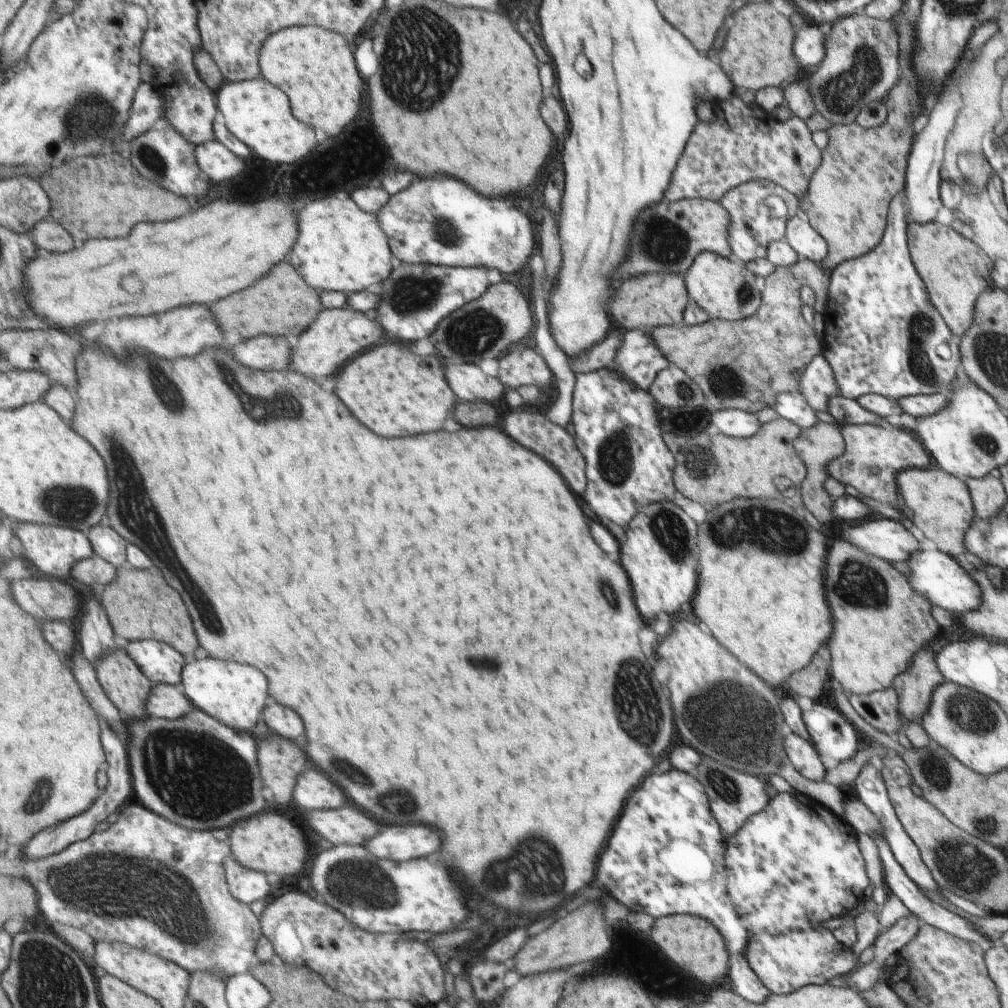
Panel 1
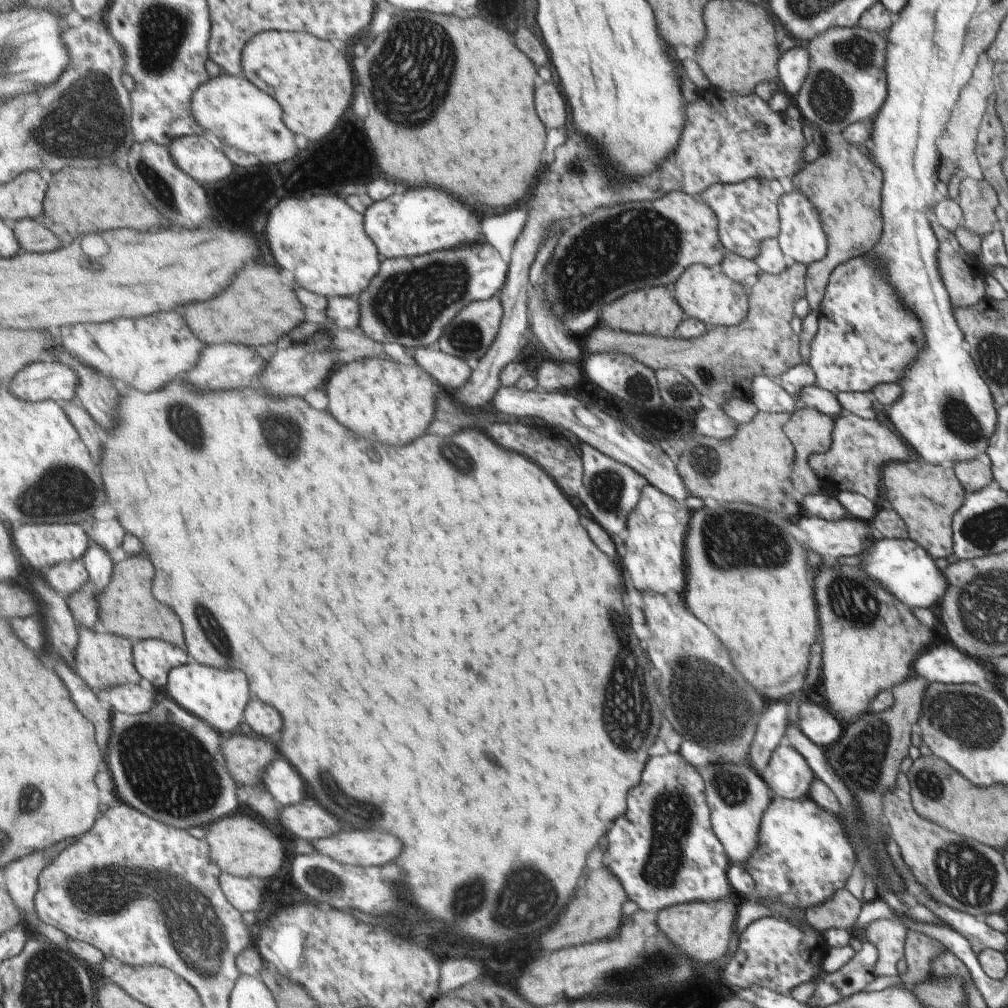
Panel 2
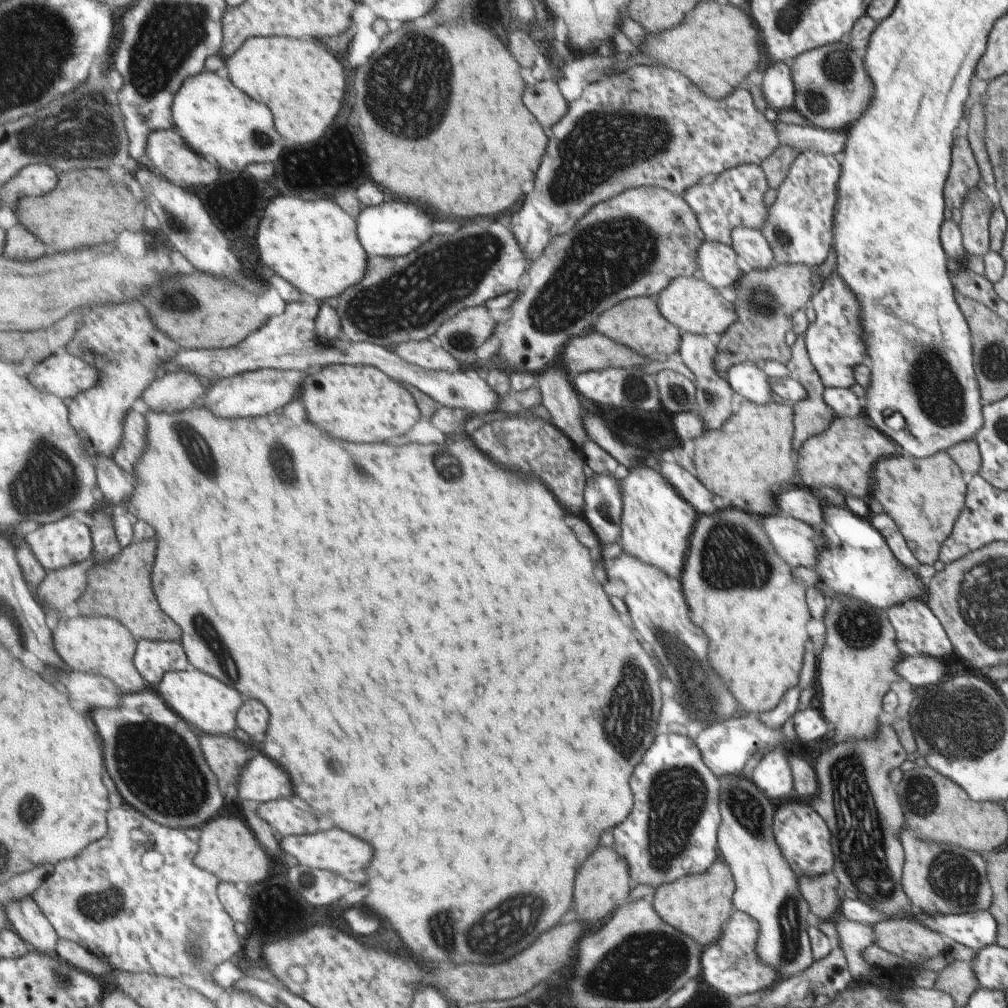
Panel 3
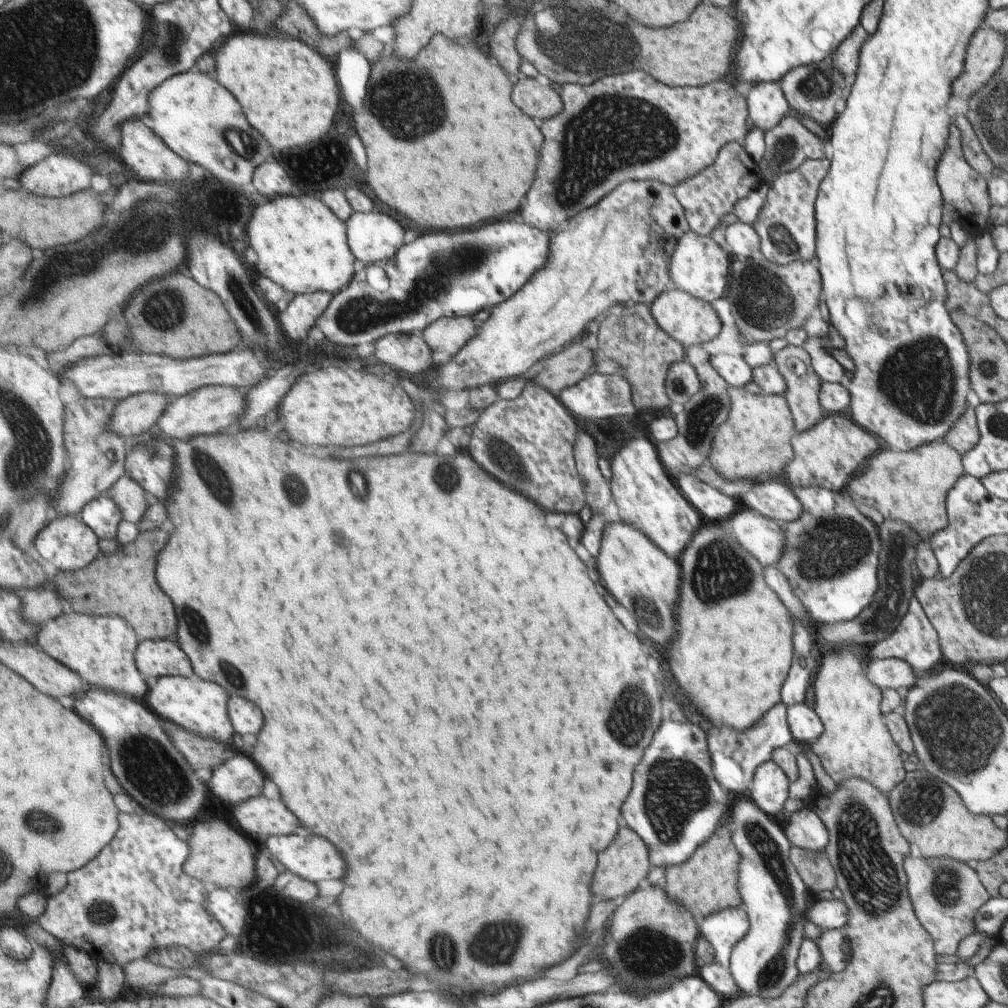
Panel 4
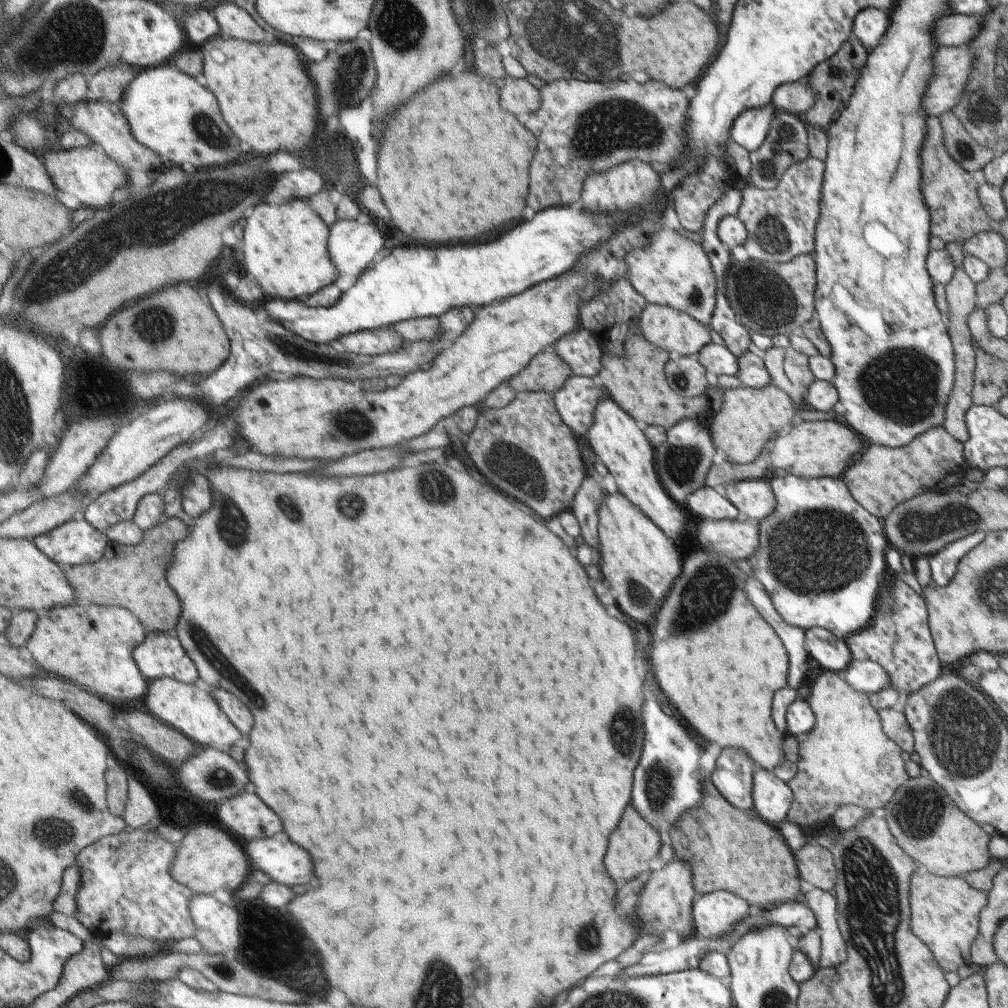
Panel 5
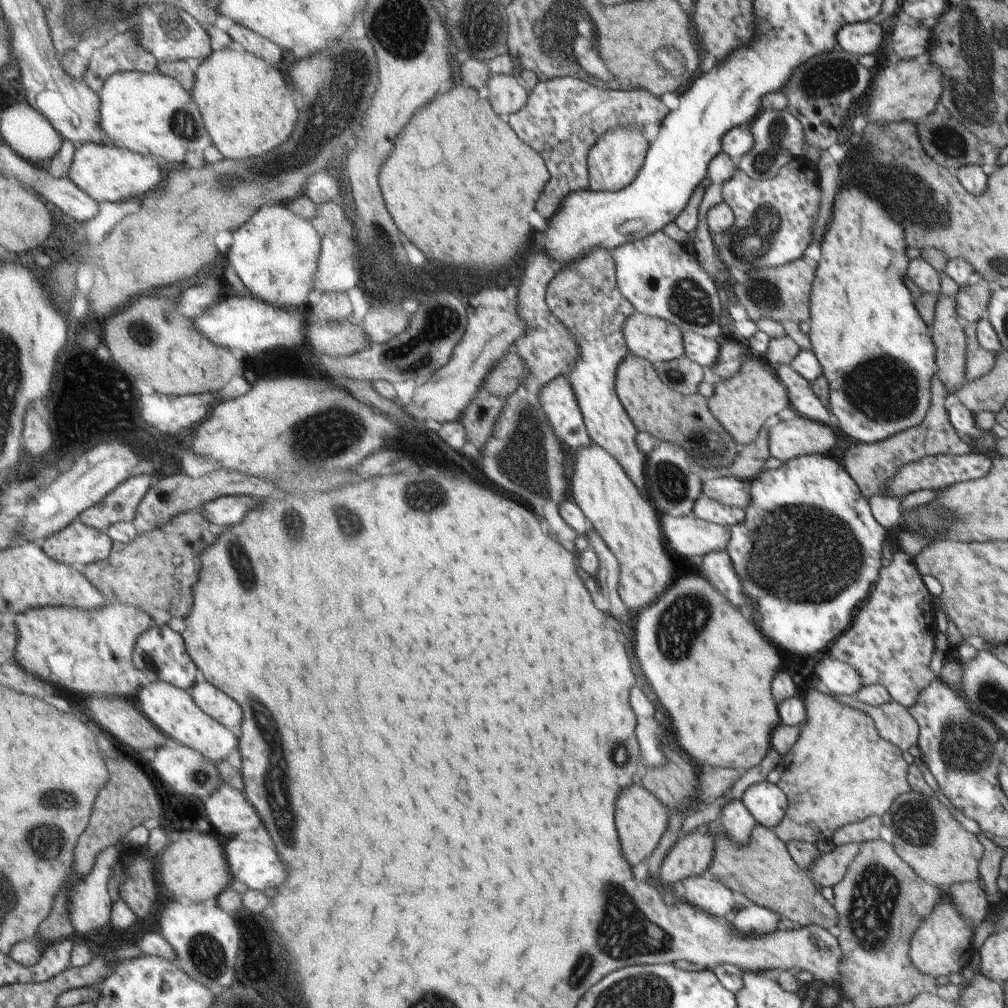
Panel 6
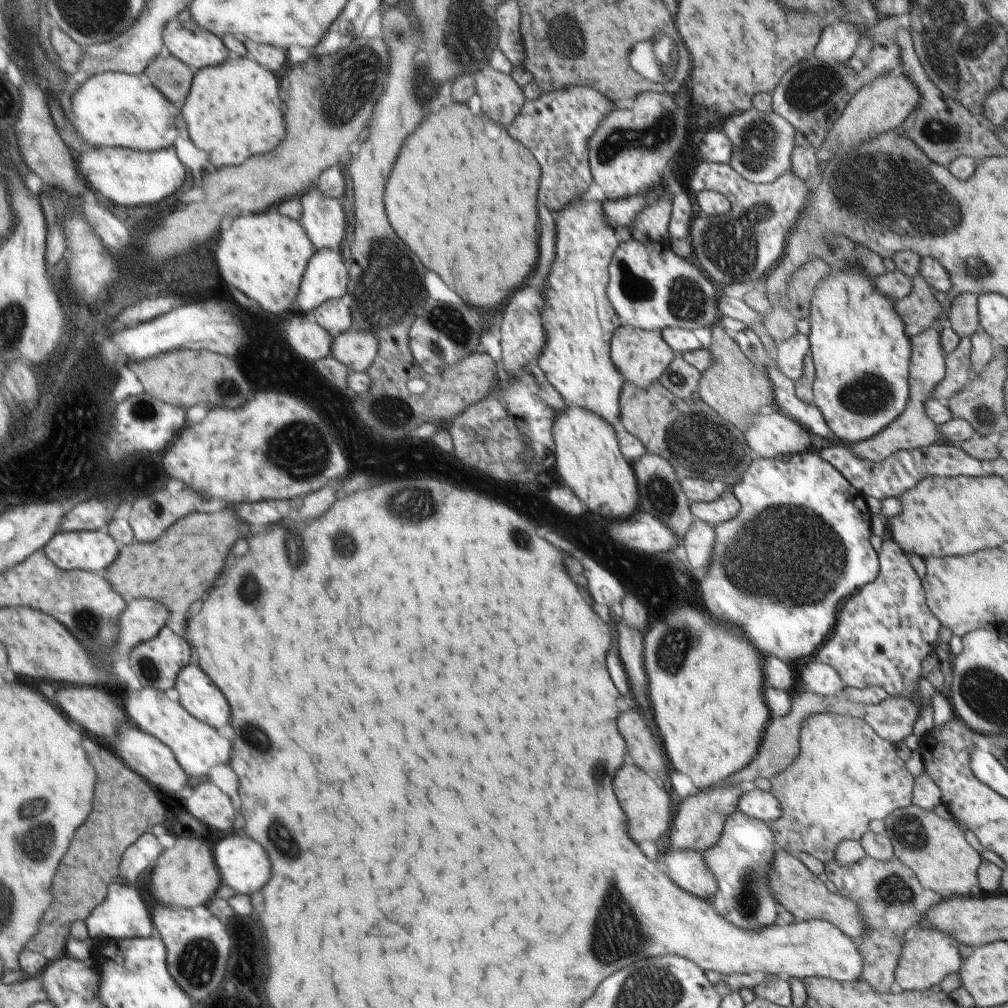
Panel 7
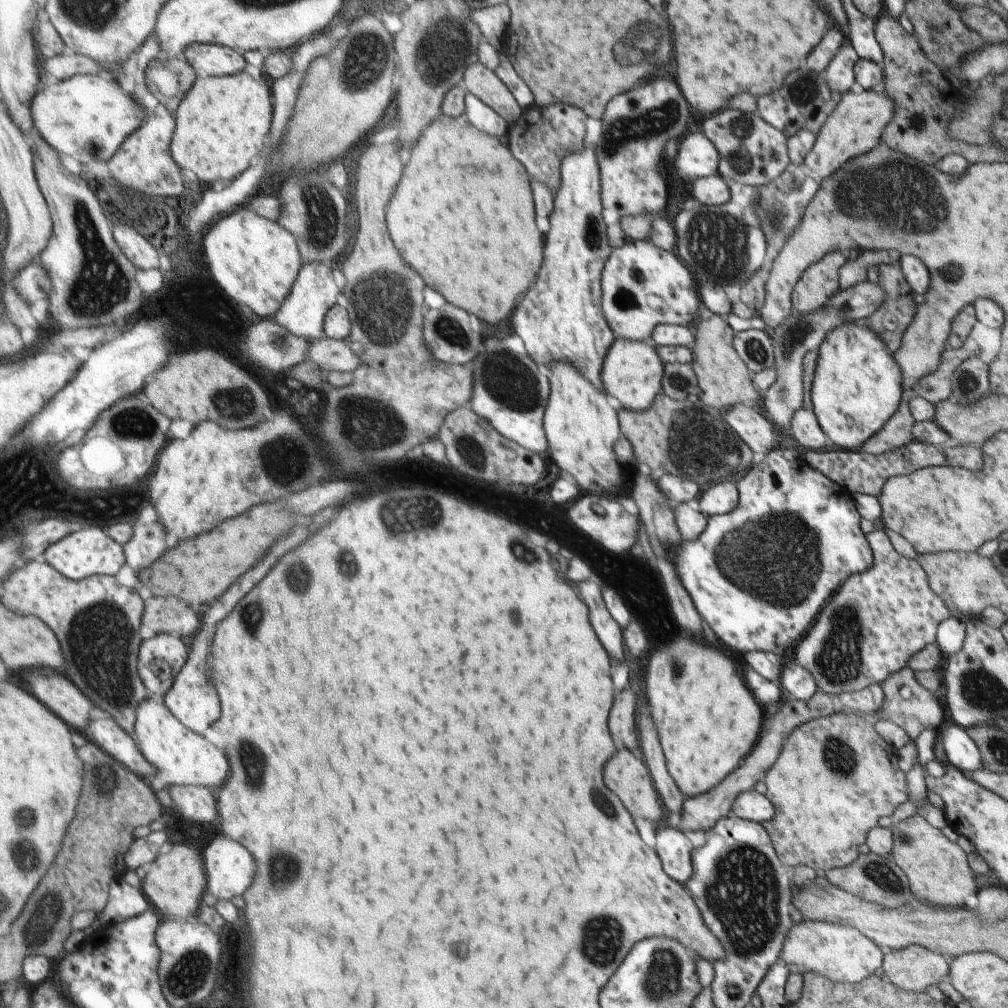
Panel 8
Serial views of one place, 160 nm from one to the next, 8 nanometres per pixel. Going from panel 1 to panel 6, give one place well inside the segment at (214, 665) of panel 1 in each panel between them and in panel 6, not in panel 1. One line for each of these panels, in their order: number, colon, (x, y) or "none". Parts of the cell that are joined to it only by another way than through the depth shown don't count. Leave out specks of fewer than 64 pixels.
2: (219, 696)
3: (208, 704)
4: (199, 706)
5: (194, 712)
6: (173, 710)

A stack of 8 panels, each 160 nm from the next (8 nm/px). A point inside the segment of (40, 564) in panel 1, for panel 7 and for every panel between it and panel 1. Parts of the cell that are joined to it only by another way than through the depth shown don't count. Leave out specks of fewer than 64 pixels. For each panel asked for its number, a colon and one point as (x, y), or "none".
2: (42, 546)
3: (59, 544)
4: (68, 543)
5: (75, 542)
6: (79, 543)
7: (94, 550)

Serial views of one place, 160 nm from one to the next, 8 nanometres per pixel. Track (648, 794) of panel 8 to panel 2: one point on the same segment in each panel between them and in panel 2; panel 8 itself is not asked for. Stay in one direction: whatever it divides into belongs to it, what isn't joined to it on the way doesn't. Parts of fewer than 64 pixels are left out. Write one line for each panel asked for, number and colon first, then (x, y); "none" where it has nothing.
2: (594, 914)
3: (604, 882)
4: (623, 864)
5: (634, 842)
6: (639, 816)
7: (645, 803)

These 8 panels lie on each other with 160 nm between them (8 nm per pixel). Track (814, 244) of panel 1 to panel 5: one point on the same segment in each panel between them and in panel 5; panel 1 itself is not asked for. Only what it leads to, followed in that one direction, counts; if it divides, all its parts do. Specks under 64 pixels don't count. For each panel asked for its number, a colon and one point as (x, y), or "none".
2: (802, 239)
3: (798, 228)
4: (785, 226)
5: (779, 222)

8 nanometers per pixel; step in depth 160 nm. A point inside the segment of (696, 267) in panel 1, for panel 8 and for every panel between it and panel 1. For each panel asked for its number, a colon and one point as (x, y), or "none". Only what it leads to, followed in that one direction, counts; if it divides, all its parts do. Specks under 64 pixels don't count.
2: (705, 293)
3: (692, 304)
4: (691, 322)
5: (674, 332)
6: (657, 341)
7: (641, 355)
8: (632, 372)

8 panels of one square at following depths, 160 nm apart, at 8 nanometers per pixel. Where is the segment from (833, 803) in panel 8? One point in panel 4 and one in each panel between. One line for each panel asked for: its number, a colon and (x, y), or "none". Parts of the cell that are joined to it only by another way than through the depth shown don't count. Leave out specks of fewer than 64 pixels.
4: (855, 744)
5: (846, 759)
6: (839, 771)
7: (844, 775)

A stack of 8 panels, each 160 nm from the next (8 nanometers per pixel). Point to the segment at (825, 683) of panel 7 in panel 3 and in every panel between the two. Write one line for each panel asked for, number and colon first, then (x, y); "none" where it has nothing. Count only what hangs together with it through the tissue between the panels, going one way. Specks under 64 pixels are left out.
3: (921, 671)
4: (890, 673)
5: (865, 676)
6: (839, 679)

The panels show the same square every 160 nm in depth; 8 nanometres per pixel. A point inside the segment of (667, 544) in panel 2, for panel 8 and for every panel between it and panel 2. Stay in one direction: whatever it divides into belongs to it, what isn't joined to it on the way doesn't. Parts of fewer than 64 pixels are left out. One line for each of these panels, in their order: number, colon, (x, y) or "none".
3: (656, 522)
4: (644, 496)
5: (613, 436)
6: (584, 297)
7: (579, 319)
8: (560, 318)

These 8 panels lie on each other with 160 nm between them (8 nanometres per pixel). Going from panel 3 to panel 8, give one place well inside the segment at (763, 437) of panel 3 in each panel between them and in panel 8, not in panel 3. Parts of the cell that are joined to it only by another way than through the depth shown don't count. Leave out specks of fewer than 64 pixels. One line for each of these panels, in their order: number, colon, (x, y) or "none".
4: (754, 439)
5: (748, 418)
6: (741, 403)
7: (732, 386)
8: (722, 380)

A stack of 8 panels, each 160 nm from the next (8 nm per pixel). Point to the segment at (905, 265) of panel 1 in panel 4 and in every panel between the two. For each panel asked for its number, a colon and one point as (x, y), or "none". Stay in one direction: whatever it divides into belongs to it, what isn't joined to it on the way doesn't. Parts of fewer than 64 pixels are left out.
2: (864, 337)
3: (833, 342)
4: (822, 363)

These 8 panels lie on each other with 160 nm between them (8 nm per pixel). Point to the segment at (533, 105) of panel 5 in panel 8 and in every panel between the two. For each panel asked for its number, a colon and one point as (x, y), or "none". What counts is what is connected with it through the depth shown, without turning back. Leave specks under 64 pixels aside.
6: (507, 95)
7: (501, 98)
8: (479, 80)

